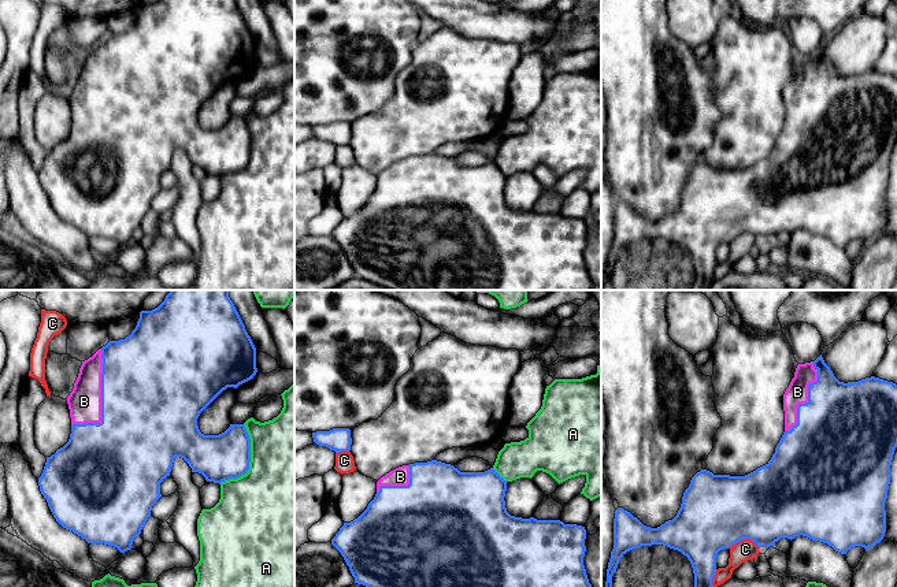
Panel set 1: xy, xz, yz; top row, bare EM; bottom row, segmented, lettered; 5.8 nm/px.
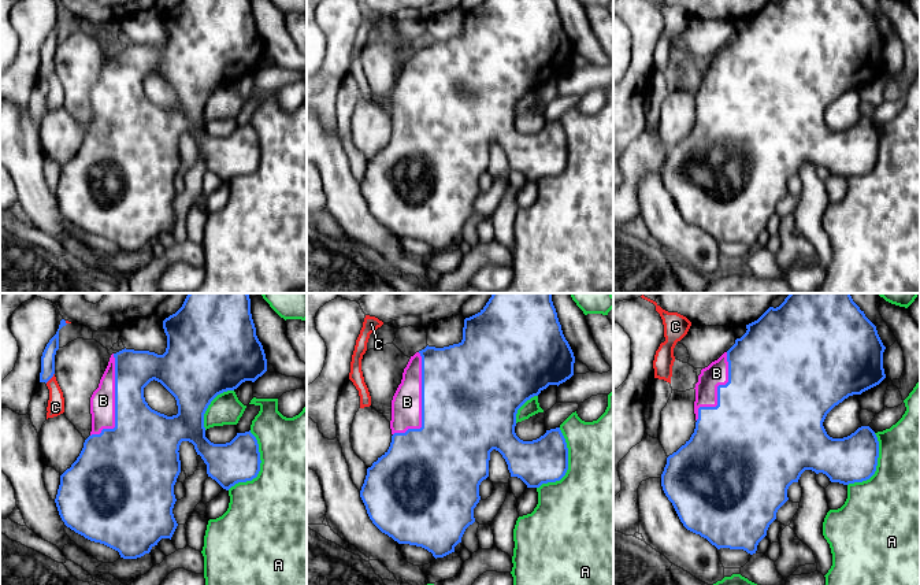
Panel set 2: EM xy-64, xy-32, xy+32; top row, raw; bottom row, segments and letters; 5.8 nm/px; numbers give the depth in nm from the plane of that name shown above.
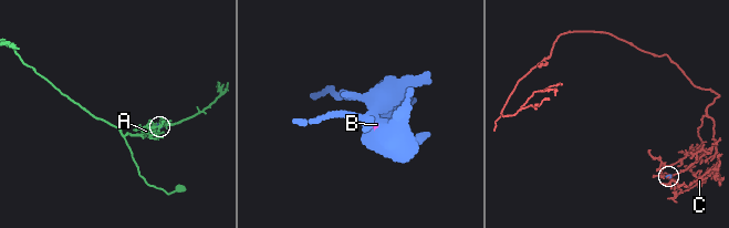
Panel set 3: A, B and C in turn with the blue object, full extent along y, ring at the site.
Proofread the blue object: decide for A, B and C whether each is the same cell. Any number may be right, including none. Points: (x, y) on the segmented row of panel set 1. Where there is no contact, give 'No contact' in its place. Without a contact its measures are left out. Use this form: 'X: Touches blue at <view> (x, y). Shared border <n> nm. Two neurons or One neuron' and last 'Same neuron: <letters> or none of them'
A: Touches blue at xy (249, 460). Shared border 380 nm. Two neurons
B: Touches blue at xy (102, 400). Shared border 480 nm. One neuron
C: Touches blue at yz (744, 538). Shared border 180 nm. Two neurons
Same neuron: B

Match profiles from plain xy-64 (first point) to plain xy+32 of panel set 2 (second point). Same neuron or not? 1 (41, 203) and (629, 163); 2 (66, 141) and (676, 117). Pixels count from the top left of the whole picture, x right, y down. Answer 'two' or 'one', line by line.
1: two
2: one

